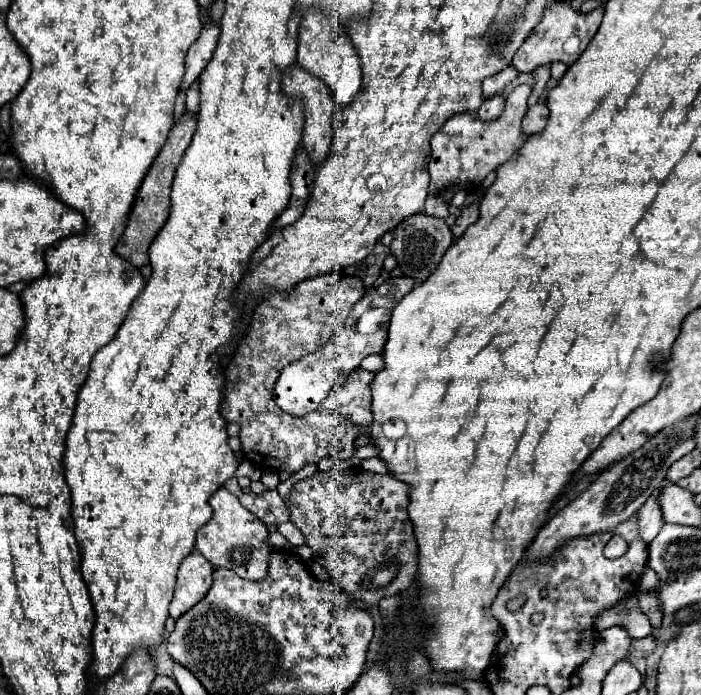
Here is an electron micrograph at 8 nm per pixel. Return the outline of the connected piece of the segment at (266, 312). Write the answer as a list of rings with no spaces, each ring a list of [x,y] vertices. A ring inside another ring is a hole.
[[[328,272],[328,274],[308,278],[304,282],[298,282],[286,294],[280,290],[272,290],[268,294],[268,298],[260,300],[260,306],[256,306],[256,310],[252,314],[250,328],[248,328],[246,336],[238,342],[234,356],[230,358],[230,362],[226,366],[226,396],[220,404],[220,408],[222,408],[220,414],[226,418],[226,422],[234,422],[240,426],[238,438],[242,440],[242,454],[258,470],[276,470],[276,472],[294,474],[294,472],[302,470],[304,466],[318,464],[322,458],[328,458],[328,456],[334,456],[340,460],[352,460],[354,452],[356,452],[354,440],[358,436],[362,436],[364,432],[370,432],[370,426],[374,422],[372,410],[370,410],[370,406],[372,406],[370,384],[374,380],[374,374],[366,372],[362,368],[358,368],[352,374],[352,378],[348,378],[346,382],[336,386],[336,394],[330,394],[326,398],[324,406],[320,406],[320,412],[314,414],[314,424],[306,424],[306,420],[296,422],[296,418],[292,418],[290,414],[284,414],[274,402],[274,384],[276,384],[280,372],[284,370],[284,366],[288,366],[294,360],[300,360],[302,356],[314,352],[316,348],[322,348],[326,344],[326,340],[344,326],[348,312],[352,310],[352,306],[356,306],[356,302],[360,302],[364,298],[364,294],[366,294],[366,288],[364,288],[362,278],[348,276],[342,272]],[[290,294],[298,294],[296,308],[288,308],[284,304],[282,296],[290,296]]]

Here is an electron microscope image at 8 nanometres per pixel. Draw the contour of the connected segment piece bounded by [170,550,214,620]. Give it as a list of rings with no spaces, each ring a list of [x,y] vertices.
[[[196,550],[182,560],[178,570],[176,592],[170,602],[170,616],[174,620],[206,596],[212,586],[212,574],[214,566]]]

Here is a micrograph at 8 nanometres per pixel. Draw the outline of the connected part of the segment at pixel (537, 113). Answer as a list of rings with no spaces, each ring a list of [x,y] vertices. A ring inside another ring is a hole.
[[[536,104],[534,108],[528,108],[528,112],[524,116],[524,132],[528,136],[538,134],[540,130],[546,128],[548,116],[550,116],[550,110],[548,110],[546,104]]]

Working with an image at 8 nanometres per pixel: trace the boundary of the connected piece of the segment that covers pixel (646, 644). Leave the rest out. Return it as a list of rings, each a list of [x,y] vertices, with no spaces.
[[[654,636],[644,638],[644,640],[634,640],[634,644],[632,644],[632,648],[630,648],[630,656],[636,656],[636,658],[646,656],[648,652],[652,652],[652,650],[654,650],[654,646],[656,646]]]

